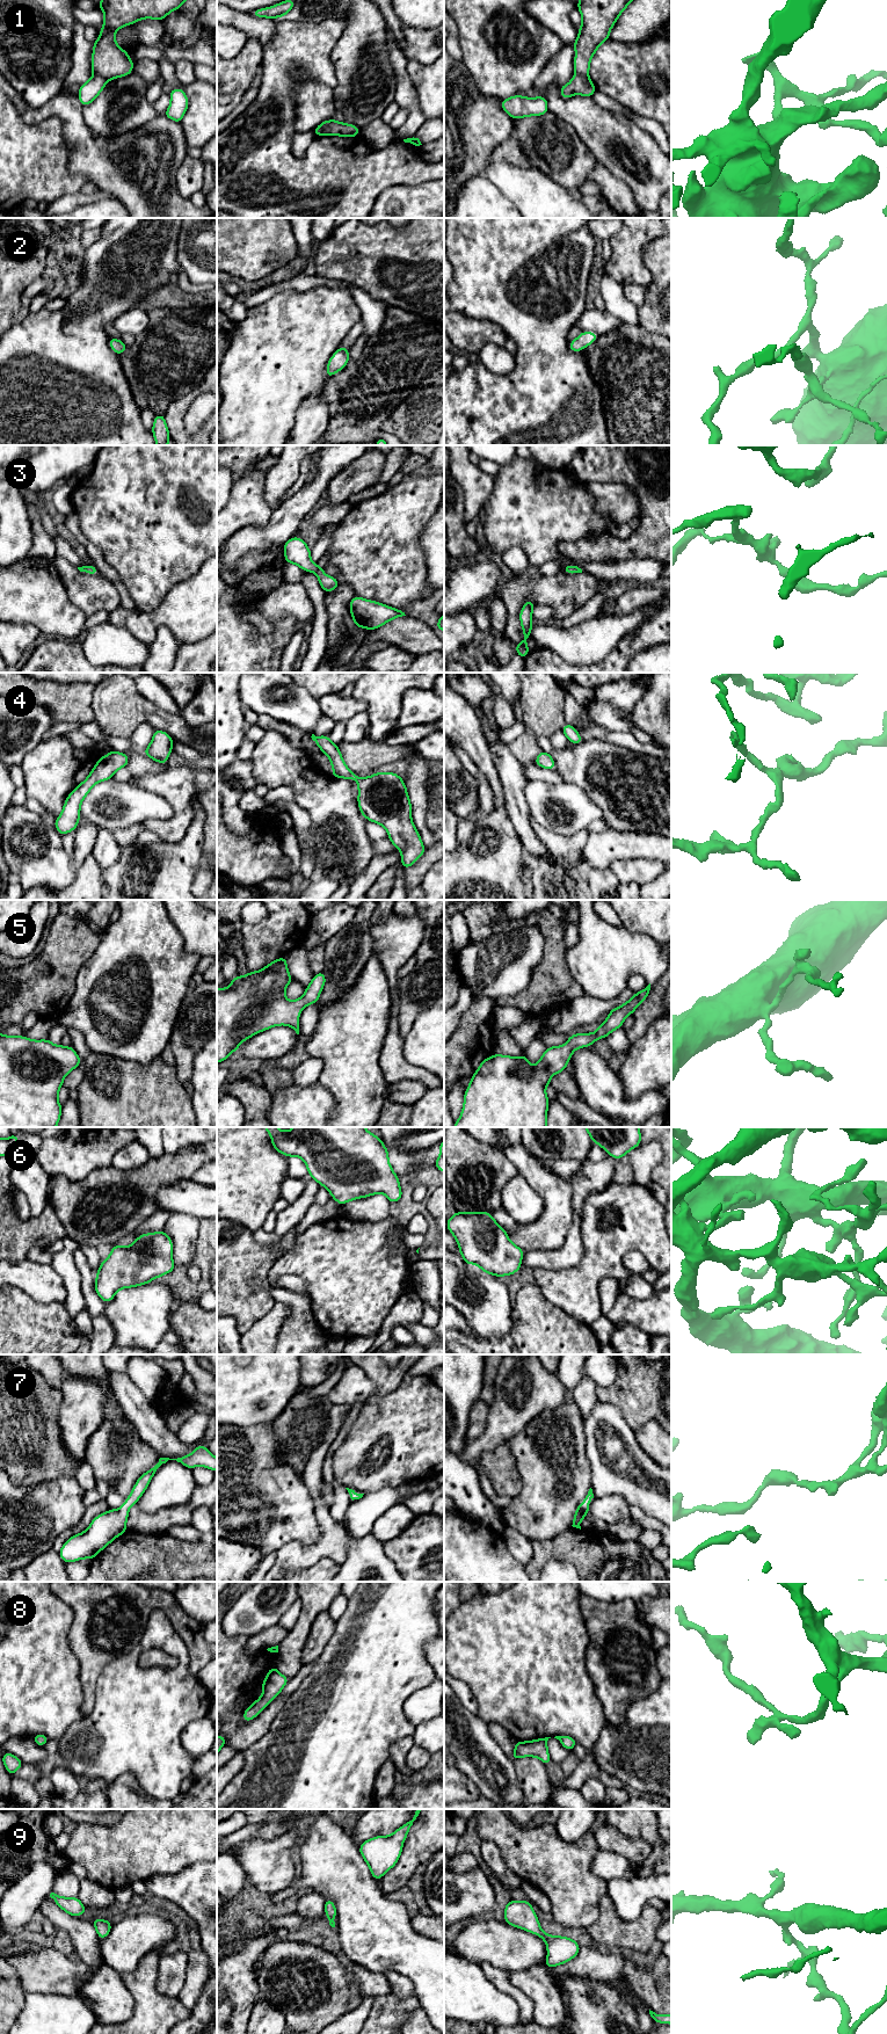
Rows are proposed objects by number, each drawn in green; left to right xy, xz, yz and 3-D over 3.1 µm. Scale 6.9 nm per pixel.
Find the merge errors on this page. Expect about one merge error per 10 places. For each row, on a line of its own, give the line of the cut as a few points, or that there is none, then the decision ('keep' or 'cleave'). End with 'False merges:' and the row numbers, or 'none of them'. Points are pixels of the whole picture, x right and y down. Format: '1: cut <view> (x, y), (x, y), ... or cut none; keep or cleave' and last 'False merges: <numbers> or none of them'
1: cut xz (329, 121), (322, 133); cleave
2: cut none; keep
3: cut none; keep
4: cut none; keep
5: cut none; keep
6: cut none; keep
7: cut none; keep
8: cut none; keep
9: cut none; keep
False merges: 1

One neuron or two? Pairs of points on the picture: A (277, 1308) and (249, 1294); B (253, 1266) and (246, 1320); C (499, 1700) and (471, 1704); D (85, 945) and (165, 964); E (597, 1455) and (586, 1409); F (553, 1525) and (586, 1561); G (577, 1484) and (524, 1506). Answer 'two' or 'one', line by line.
A: two
B: one
C: two
D: two
E: two
F: two
G: one

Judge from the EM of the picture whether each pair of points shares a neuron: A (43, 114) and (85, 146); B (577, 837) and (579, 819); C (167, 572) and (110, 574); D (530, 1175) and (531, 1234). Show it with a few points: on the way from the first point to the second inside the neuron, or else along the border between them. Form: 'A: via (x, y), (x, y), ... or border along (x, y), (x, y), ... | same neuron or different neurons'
A: via (56, 113), (59, 113), (74, 128), (77, 133) | same neuron
B: border along (584, 827), (569, 835), (555, 835), (550, 830) | different neurons
C: border along (102, 552), (102, 557), (116, 571), (132, 597) | different neurons
D: via (545, 1190), (549, 1193), (549, 1217), (546, 1219) | same neuron

